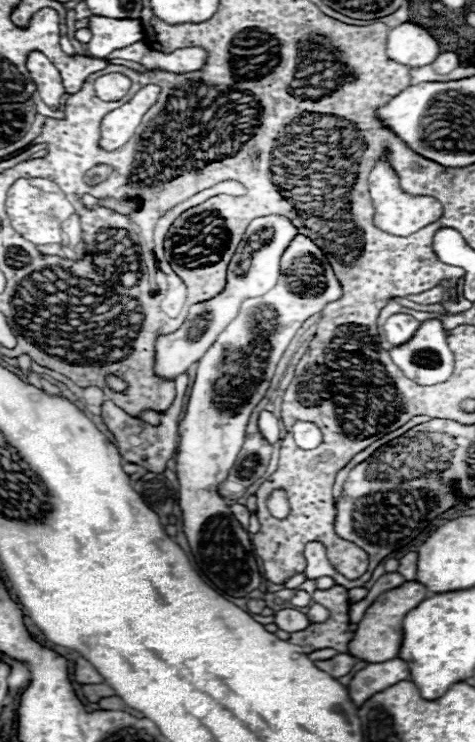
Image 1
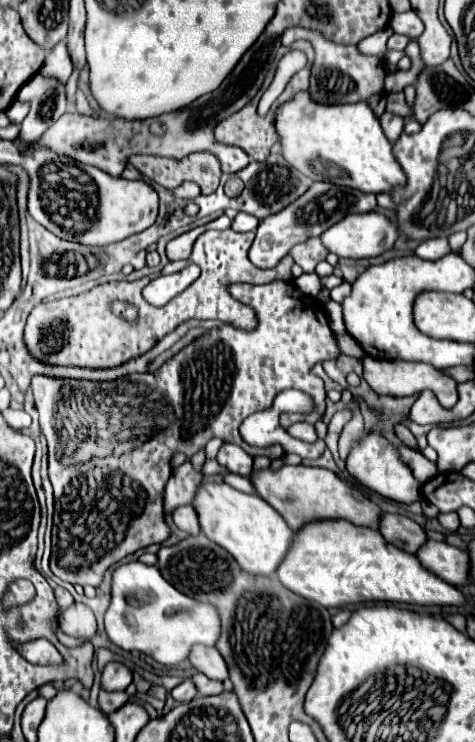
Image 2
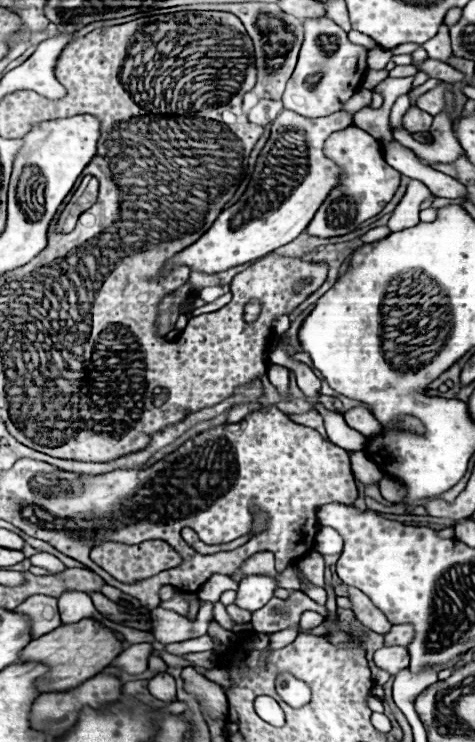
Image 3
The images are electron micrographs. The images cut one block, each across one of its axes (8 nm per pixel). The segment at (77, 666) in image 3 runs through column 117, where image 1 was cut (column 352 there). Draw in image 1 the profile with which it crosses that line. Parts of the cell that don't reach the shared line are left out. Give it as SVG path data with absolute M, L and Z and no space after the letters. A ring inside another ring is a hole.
M416 580L406 582L394 590L388 590L382 596L378 596L378 600L364 612L364 618L358 622L354 638L348 644L348 654L354 656L356 660L368 662L368 664L386 662L386 660L396 658L398 648L402 644L402 620L412 608L416 608L426 598L428 598L428 590L422 584L418 584Z

